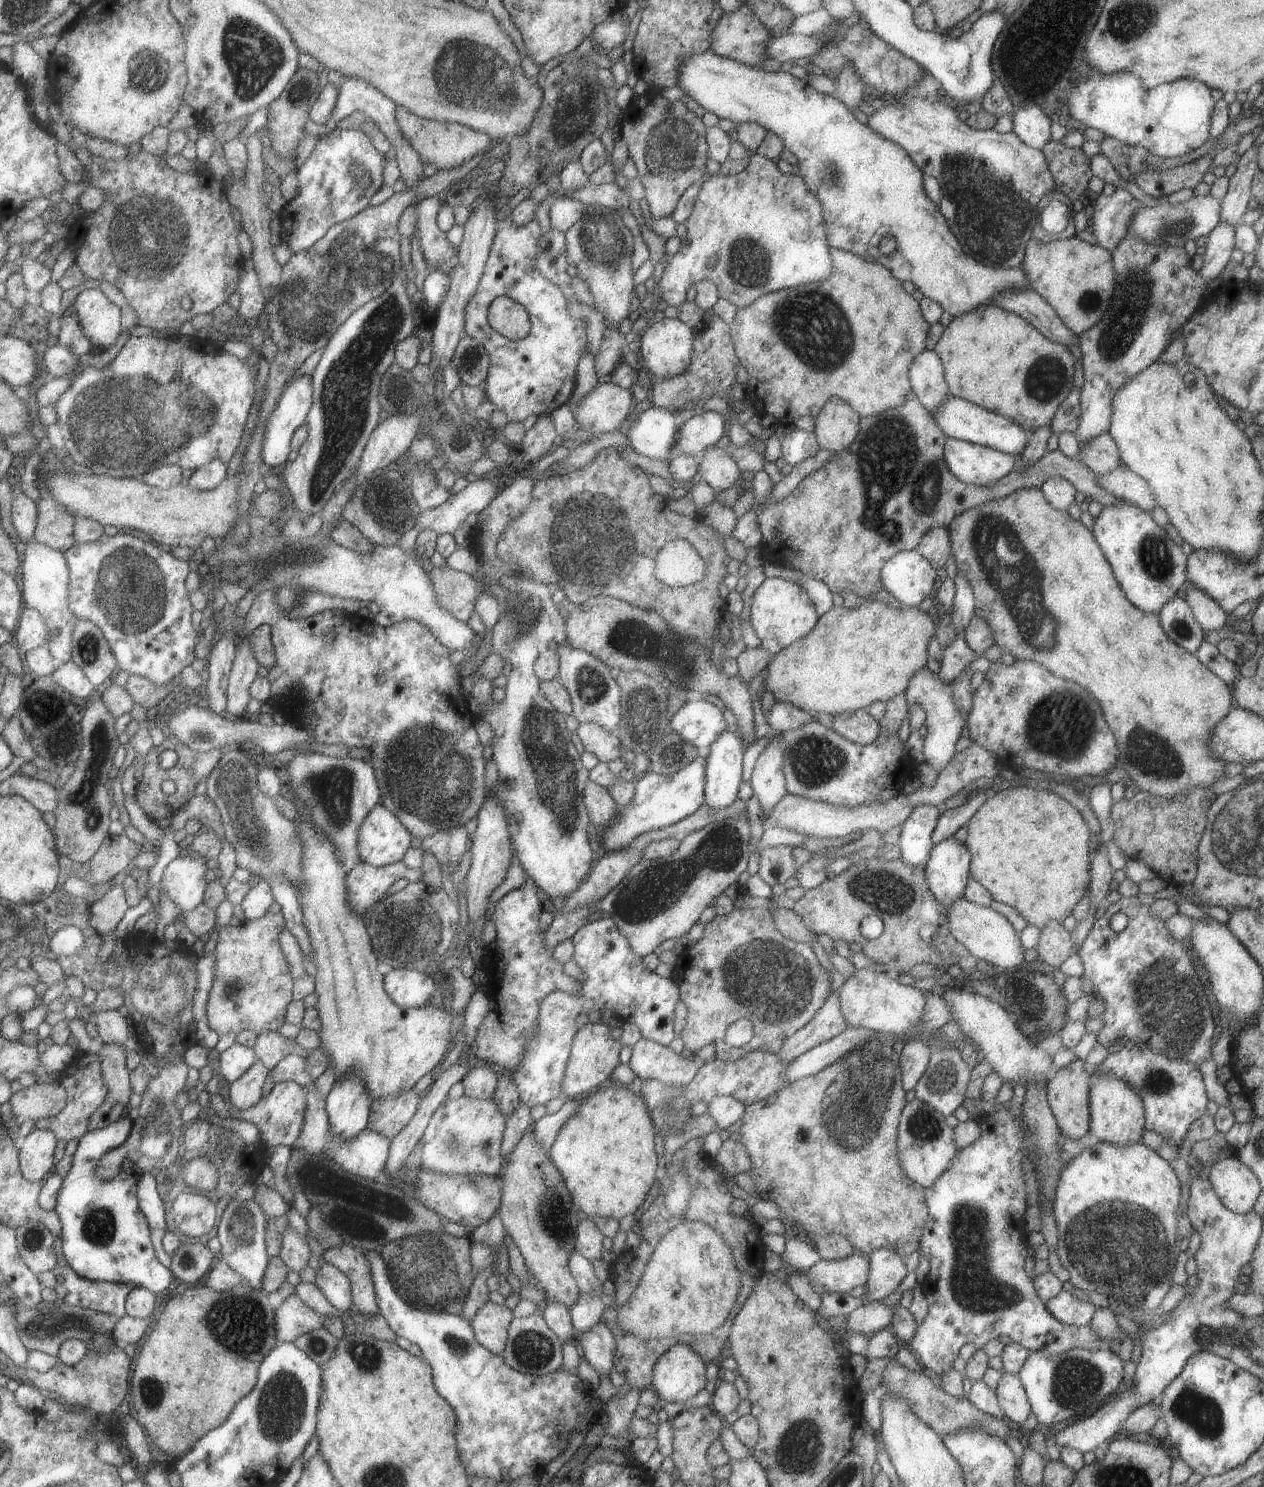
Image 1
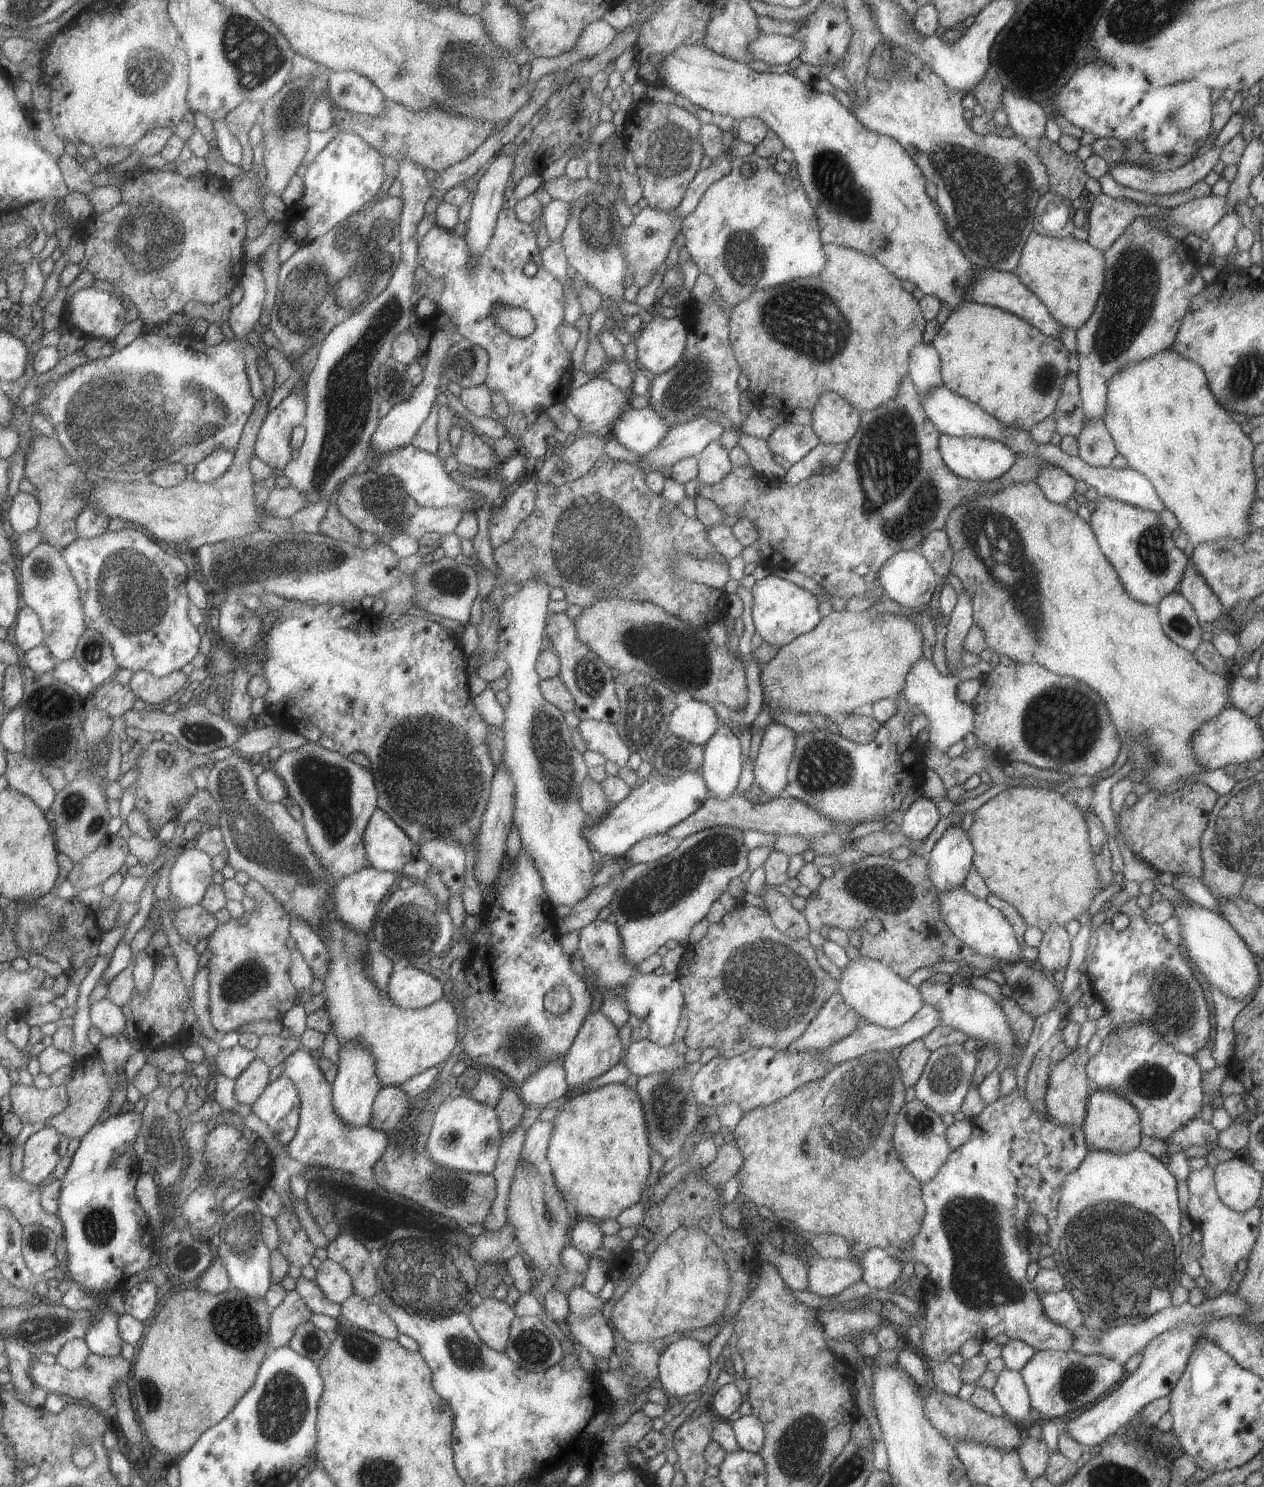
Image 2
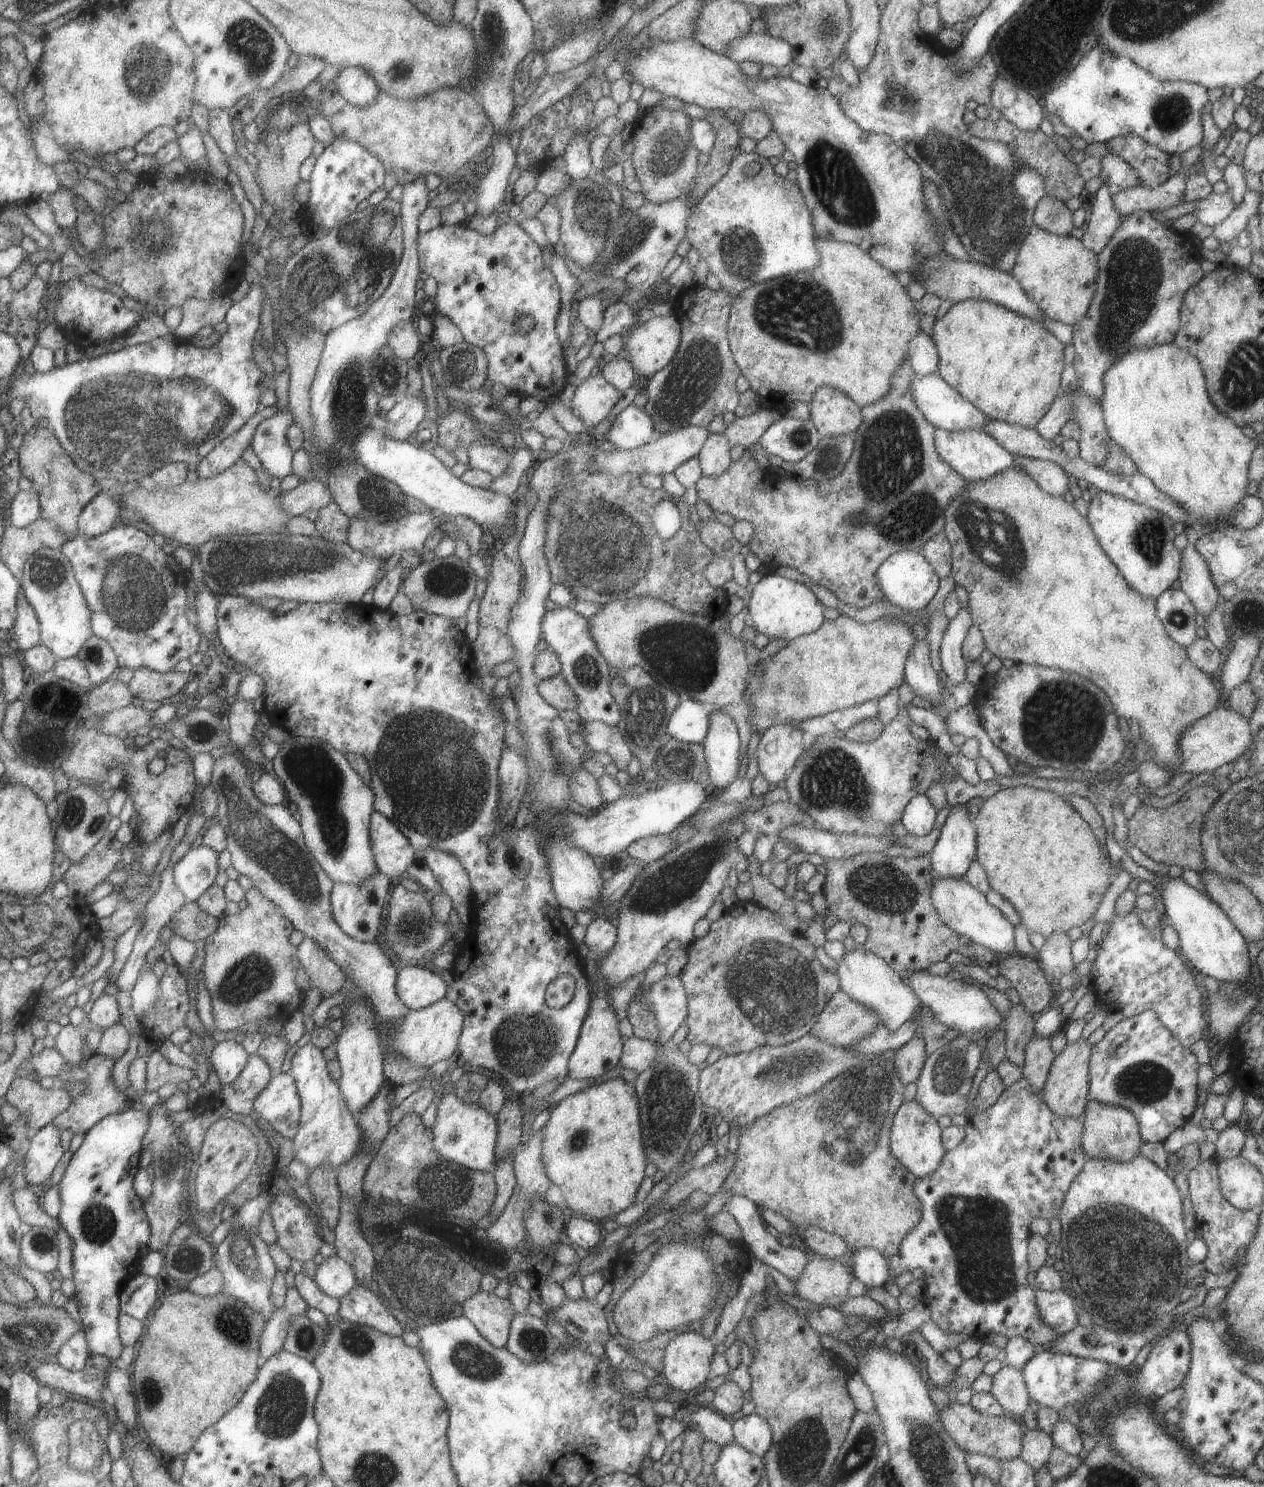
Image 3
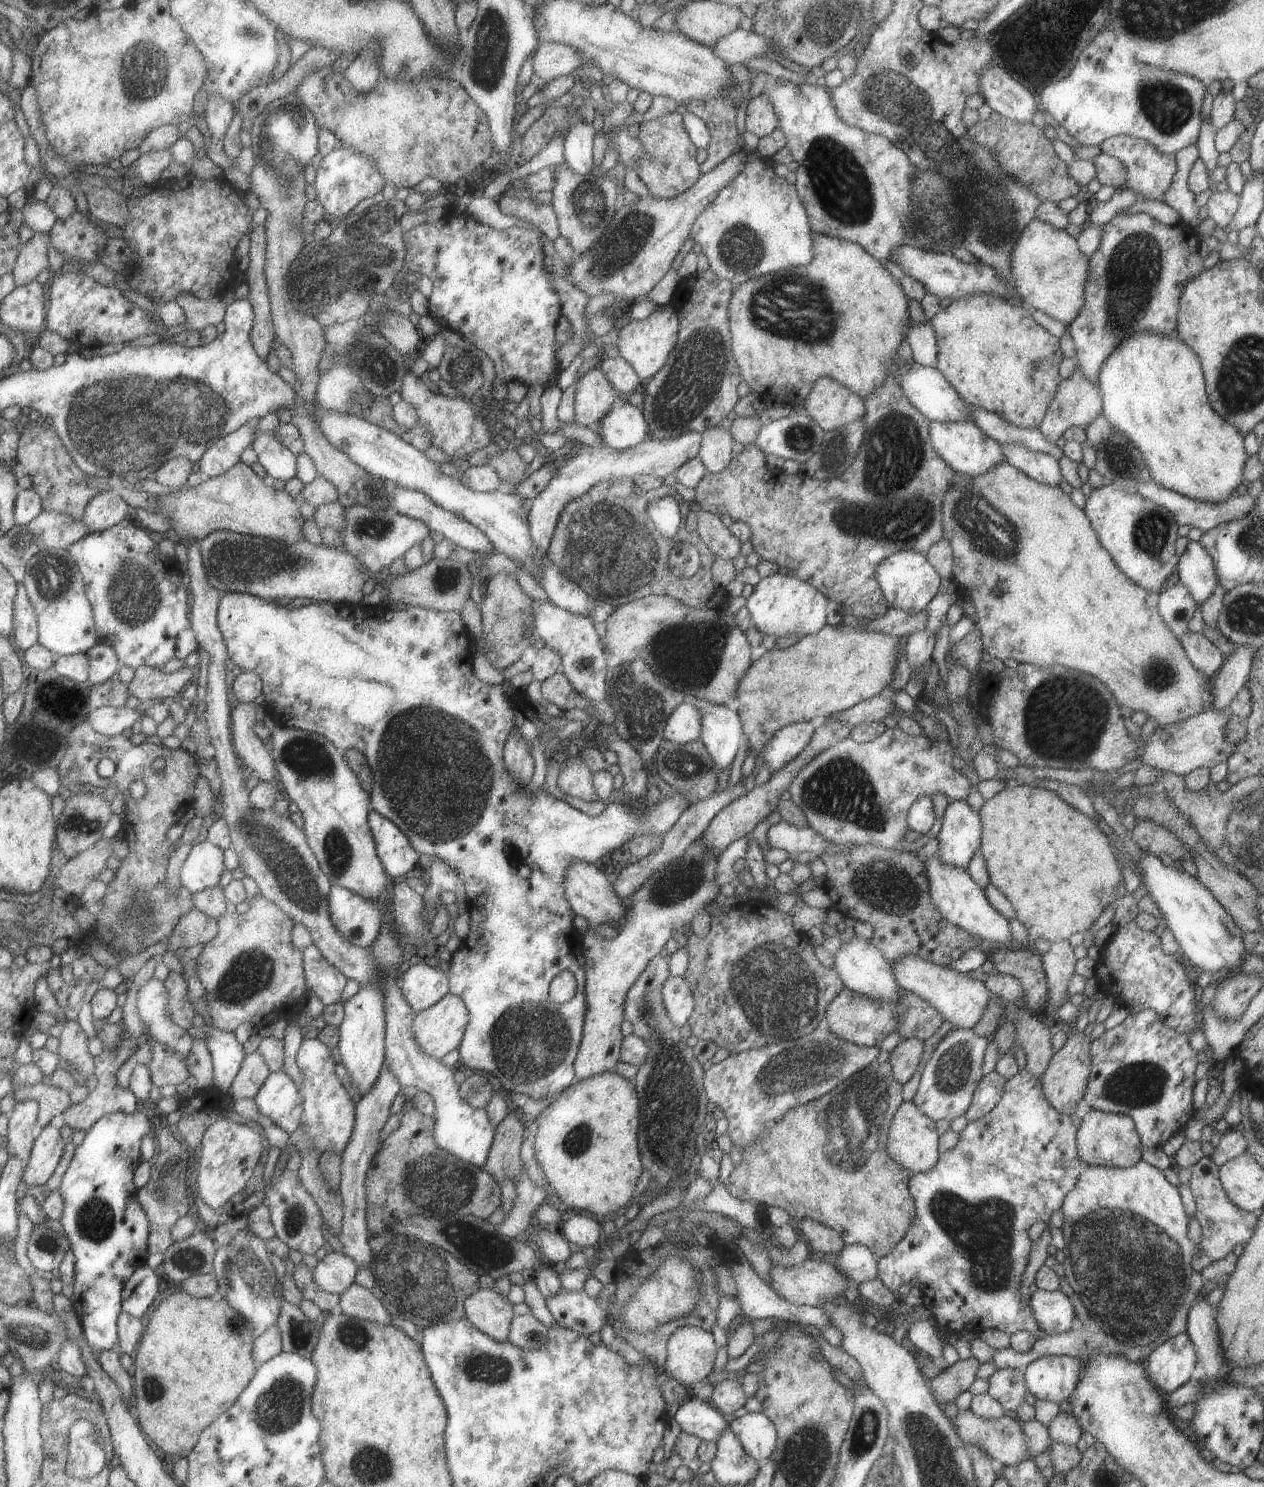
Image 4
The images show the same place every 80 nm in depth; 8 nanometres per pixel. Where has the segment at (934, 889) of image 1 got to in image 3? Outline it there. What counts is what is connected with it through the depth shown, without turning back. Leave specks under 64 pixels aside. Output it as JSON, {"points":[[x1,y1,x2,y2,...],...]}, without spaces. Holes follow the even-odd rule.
{"points":[[951,803,949,813,940,828,939,836,933,845,932,851,929,854,930,868,935,875,940,877,962,877,969,868,970,862,976,858,976,828,974,827,974,820,969,817,967,809,964,805,955,805]]}

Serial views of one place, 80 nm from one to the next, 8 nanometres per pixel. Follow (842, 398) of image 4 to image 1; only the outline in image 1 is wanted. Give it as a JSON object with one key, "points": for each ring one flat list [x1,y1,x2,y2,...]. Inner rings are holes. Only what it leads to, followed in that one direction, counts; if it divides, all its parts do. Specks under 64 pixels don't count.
{"points":[[837,397,827,399,814,416,814,433,819,449,832,453,848,447,859,430,860,416]]}

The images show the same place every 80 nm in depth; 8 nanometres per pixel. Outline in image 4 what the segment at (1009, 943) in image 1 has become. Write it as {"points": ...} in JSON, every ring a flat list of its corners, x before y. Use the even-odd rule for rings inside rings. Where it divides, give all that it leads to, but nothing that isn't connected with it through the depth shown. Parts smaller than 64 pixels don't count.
{"points":[[937,855,929,856,922,862,927,880,931,902,948,923,963,929,975,938,997,942,1001,947,1011,942,1008,920,1005,920,985,898,983,889,969,876,966,868,944,863]]}

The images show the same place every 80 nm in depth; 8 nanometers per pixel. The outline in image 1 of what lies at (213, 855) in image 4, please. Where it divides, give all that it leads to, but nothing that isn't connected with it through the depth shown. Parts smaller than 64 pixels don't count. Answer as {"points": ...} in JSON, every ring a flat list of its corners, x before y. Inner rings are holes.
{"points":[[179,854,163,871,159,888,167,890,166,897,173,900,182,912,194,911,204,902,208,884,207,857,191,858]]}

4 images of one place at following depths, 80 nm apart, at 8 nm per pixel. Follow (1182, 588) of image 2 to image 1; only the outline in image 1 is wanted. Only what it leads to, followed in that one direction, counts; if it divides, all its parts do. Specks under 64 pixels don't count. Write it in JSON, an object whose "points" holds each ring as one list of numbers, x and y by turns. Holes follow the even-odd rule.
{"points":[[1187,580,1182,587,1185,589,1184,599,1190,606,1193,616,1203,632,1205,631,1207,633,1210,630,1220,629,1230,620,1229,614,1205,591,1194,587,1191,583,1188,583]]}

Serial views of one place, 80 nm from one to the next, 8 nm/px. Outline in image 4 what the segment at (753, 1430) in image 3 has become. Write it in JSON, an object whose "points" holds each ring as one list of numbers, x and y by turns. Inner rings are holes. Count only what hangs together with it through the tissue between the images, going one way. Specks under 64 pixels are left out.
{"points":[[748,1412,729,1420,731,1432,737,1436,743,1450,757,1462,769,1458,776,1443,776,1430,763,1412]]}

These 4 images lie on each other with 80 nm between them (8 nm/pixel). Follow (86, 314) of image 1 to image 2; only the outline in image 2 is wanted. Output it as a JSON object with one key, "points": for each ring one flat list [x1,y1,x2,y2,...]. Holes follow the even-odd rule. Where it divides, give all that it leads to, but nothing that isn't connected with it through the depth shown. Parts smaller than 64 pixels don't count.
{"points":[[94,287,80,289,67,296,66,318,85,336,113,341,125,326,126,304,123,299]]}

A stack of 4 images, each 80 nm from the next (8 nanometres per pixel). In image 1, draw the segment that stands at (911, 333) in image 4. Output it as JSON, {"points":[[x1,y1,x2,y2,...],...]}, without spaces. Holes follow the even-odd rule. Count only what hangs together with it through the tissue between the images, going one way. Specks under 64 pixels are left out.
{"points":[[923,349,910,362,910,388,917,400,930,412,947,396,943,367,934,350]]}

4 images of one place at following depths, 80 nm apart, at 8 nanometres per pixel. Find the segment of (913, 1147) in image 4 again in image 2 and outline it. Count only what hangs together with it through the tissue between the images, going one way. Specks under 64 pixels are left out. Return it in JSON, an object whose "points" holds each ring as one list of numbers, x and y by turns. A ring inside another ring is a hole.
{"points":[[917,1099,903,1103,895,1115,892,1145,898,1159,904,1164,907,1172,914,1176,921,1184,931,1180,939,1170,947,1155,952,1151,945,1140,946,1126,939,1119,939,1115]]}

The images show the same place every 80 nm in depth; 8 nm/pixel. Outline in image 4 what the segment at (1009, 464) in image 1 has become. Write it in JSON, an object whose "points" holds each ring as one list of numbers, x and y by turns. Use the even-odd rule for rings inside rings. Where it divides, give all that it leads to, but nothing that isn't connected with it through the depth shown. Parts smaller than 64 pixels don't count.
{"points":[[931,421,928,426,929,440,933,450,950,466,955,473,969,476,983,474,994,464,1004,460,1000,444,989,438,973,421,937,422]]}

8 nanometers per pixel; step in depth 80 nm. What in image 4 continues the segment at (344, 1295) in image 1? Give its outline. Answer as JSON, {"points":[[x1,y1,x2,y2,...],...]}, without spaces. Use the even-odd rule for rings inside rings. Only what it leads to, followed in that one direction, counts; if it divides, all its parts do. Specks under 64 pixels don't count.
{"points":[[326,1252,312,1269,315,1284,328,1293,340,1295,351,1283,357,1272,356,1262,342,1252]]}

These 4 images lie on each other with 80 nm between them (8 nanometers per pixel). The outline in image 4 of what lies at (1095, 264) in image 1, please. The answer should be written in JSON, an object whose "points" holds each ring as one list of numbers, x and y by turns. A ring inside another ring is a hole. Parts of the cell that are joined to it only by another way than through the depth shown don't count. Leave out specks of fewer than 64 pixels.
{"points":[[1031,219,1029,224,1020,232,1015,246,1009,255,1010,282,1013,289,1023,300,1023,305,1031,310,1040,310,1055,320,1069,325,1077,316,1083,304,1084,282,1088,273,1088,257,1077,246,1076,239,1065,229,1056,229,1049,223]]}

